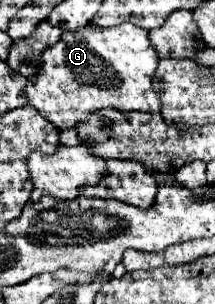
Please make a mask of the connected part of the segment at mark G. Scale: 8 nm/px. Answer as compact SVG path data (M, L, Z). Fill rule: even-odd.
M89 24L77 32L65 32L65 38L41 56L41 68L33 78L29 78L29 88L25 88L25 92L29 96L29 106L37 108L51 124L61 130L87 122L93 112L99 112L103 108L153 114L161 110L161 100L151 88L157 64L159 56L149 42L149 30L133 24L121 24L117 28L97 28Z

